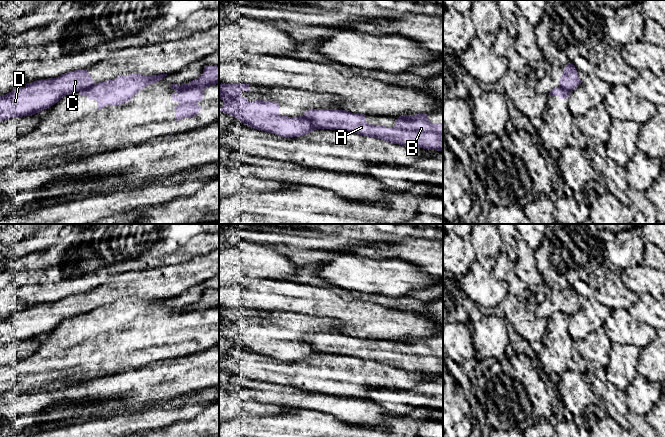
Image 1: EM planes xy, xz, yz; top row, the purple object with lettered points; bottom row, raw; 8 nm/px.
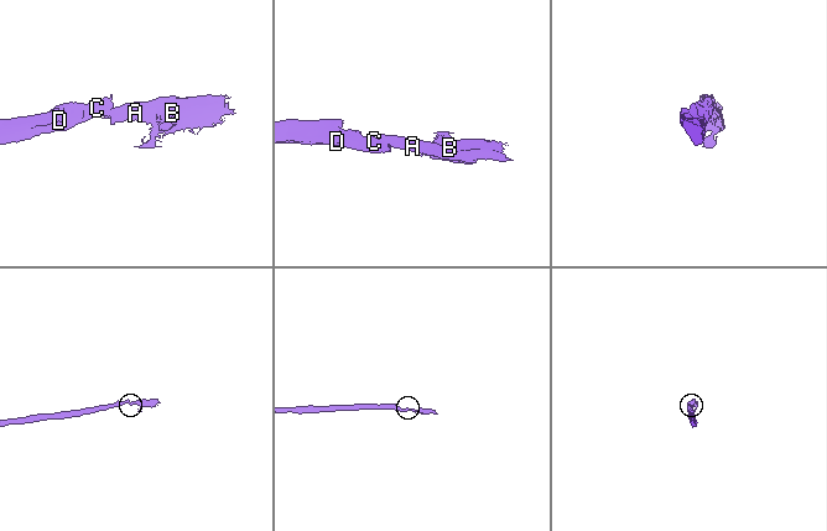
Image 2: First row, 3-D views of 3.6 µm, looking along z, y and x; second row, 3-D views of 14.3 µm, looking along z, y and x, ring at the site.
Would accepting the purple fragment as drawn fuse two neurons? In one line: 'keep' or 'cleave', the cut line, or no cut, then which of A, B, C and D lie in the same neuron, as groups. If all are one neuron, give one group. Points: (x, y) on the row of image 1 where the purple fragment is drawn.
cleave; cut in xz along (303, 116), (320, 128); A B / C D

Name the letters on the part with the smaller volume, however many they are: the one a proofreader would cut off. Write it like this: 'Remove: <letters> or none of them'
Remove: A, B

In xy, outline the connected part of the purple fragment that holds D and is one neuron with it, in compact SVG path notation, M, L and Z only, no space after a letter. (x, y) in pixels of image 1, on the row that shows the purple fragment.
M87 69L27 83L0 96L0 121L34 115L51 107L64 96L80 92L94 84Z

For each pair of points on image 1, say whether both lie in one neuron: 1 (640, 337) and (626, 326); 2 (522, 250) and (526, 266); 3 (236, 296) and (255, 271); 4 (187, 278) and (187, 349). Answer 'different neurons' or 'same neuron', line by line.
1: same neuron
2: same neuron
3: different neurons
4: different neurons

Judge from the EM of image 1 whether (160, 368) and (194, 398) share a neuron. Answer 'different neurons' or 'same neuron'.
different neurons

